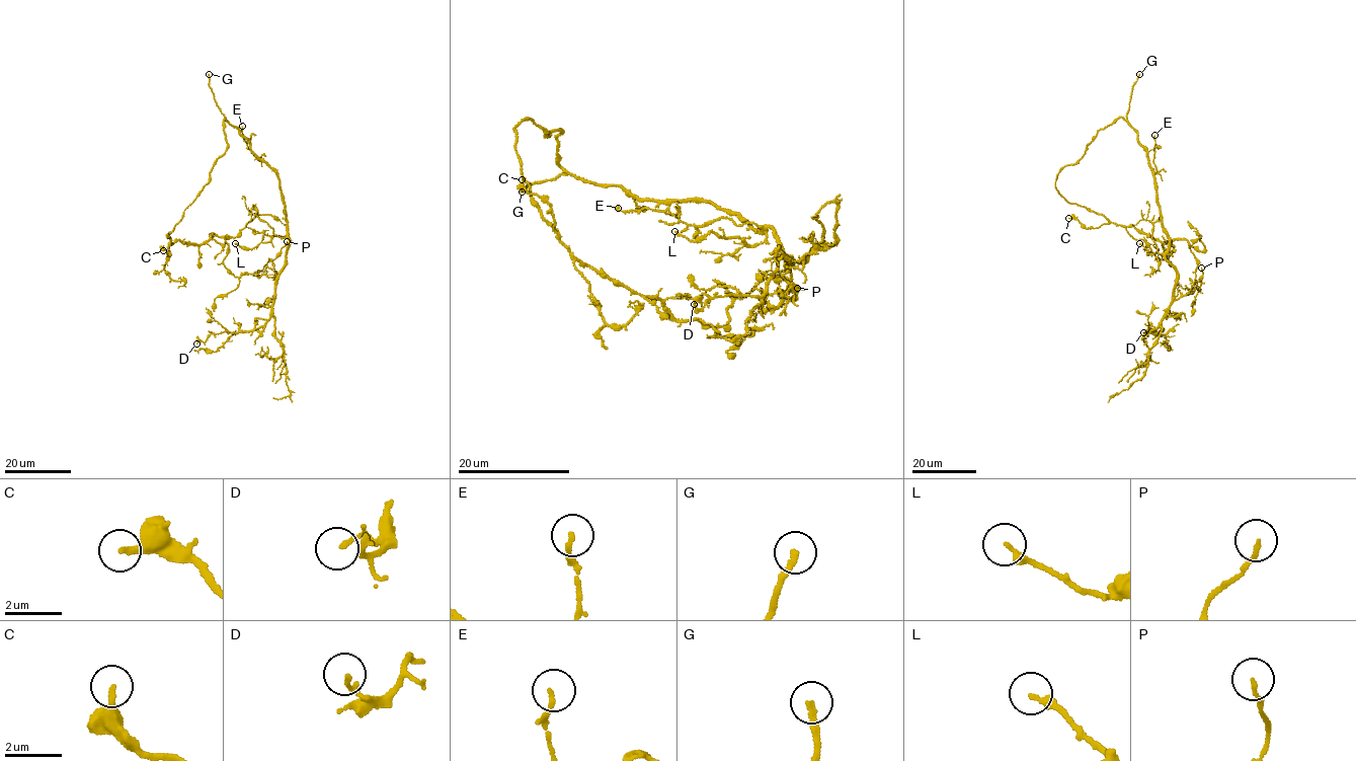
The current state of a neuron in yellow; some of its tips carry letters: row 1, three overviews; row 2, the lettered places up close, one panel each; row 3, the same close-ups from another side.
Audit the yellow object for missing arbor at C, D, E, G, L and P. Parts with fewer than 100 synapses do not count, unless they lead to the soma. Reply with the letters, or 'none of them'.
G

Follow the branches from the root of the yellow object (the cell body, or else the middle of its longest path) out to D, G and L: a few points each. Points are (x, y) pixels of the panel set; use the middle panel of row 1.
D: (557, 142), (556, 161), (578, 177), (772, 228), (792, 265), (782, 255), (761, 296), (694, 304)
G: (557, 142), (556, 161), (565, 174), (529, 183), (522, 192)
L: (557, 142), (556, 161), (578, 177), (637, 198), (713, 204), (767, 235), (746, 246), (674, 231)

